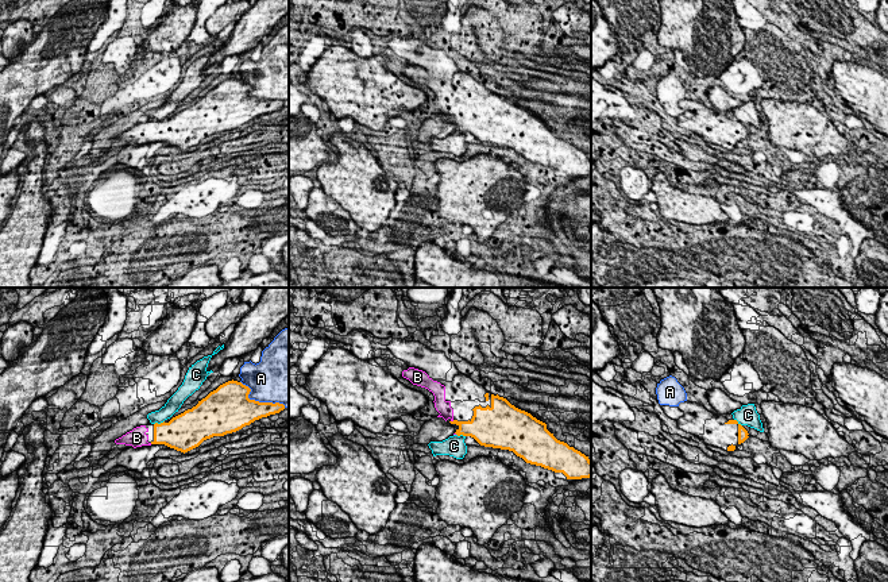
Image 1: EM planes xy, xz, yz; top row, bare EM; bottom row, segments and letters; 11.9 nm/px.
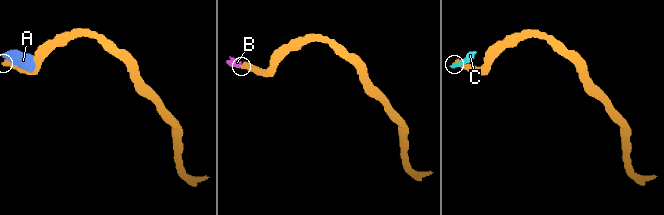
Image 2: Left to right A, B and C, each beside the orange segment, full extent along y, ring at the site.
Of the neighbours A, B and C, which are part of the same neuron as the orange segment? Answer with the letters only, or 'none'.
B

